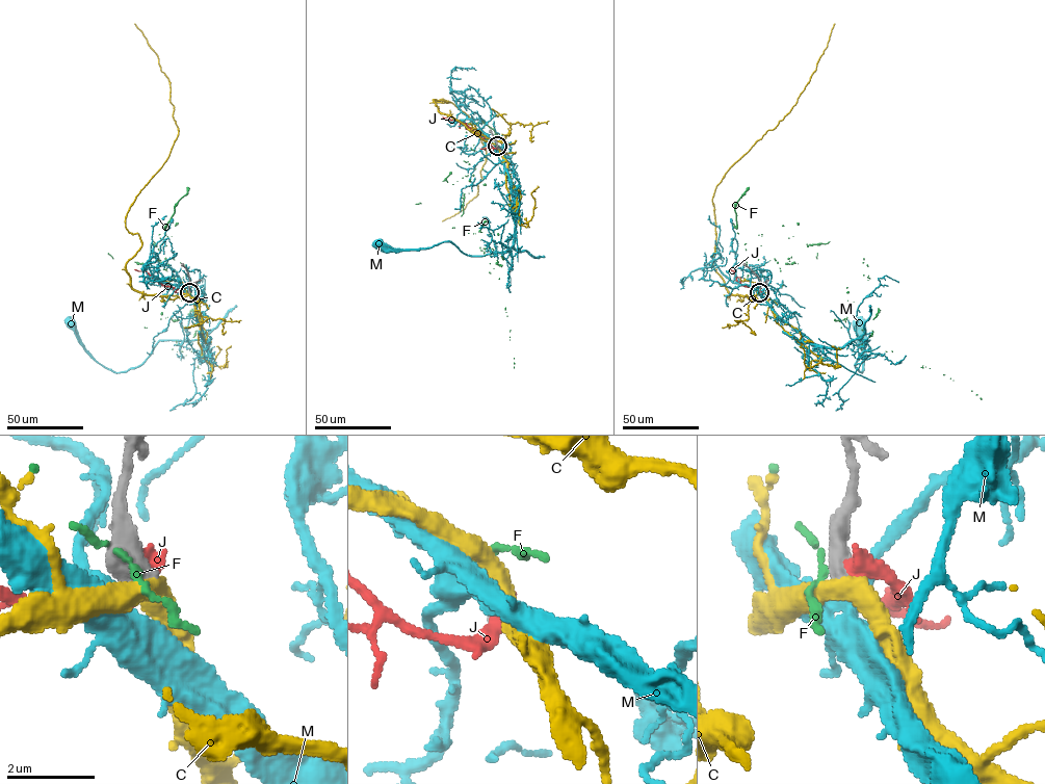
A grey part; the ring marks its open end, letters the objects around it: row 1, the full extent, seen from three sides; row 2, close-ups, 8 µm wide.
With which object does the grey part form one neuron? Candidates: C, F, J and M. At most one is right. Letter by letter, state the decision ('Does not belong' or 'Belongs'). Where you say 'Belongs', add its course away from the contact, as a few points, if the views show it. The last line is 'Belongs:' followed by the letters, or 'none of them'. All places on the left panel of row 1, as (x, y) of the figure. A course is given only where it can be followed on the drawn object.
C: Does not belong
F: Does not belong
J: Does not belong
M: Does not belong
Belongs: none of them

